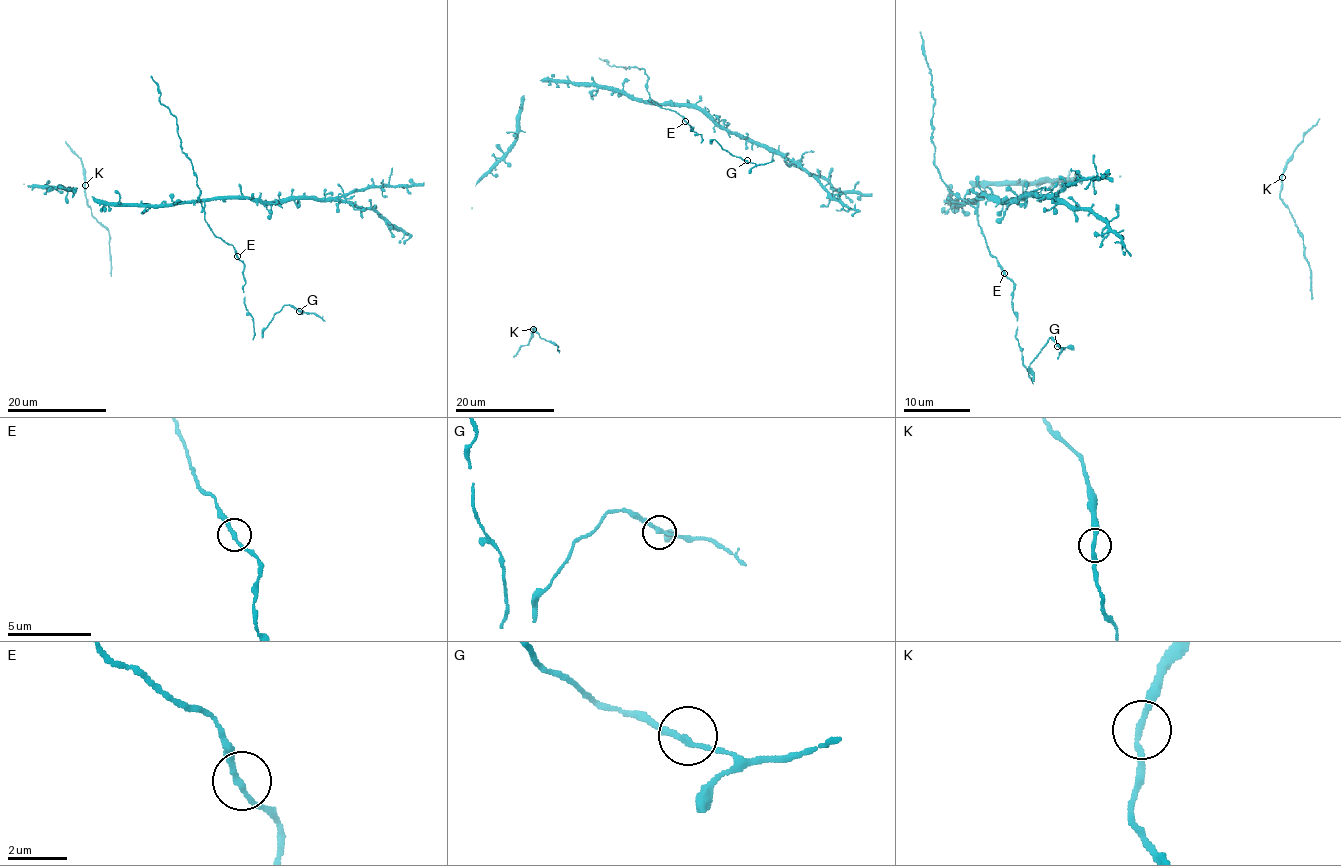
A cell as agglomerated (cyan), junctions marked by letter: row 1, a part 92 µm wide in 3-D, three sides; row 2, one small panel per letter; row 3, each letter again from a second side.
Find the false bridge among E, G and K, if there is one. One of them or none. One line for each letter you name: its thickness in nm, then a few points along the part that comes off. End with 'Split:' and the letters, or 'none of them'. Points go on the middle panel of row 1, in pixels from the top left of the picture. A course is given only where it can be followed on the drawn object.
Split: none of them

